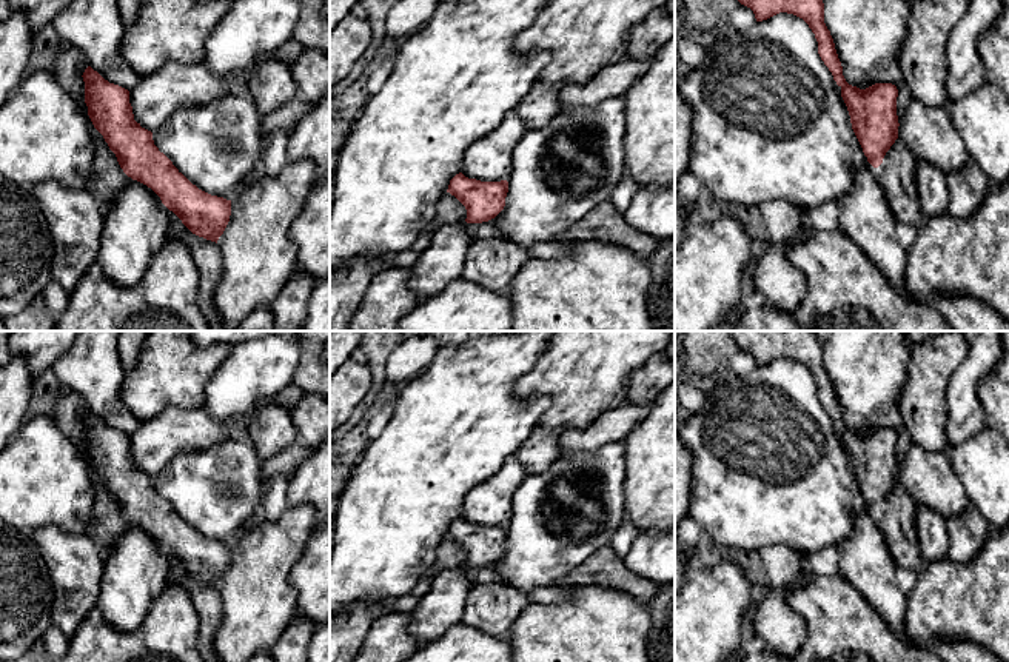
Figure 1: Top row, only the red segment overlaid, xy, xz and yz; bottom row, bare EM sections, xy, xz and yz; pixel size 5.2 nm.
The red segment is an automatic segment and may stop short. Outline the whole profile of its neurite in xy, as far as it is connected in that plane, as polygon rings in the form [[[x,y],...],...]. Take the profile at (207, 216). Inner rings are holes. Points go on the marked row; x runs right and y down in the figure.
[[[65,46],[57,54],[51,72],[57,82],[79,100],[91,123],[96,146],[94,174],[89,185],[91,194],[100,196],[111,203],[119,191],[132,180],[137,180],[160,197],[171,214],[166,240],[183,240],[197,265],[200,274],[197,305],[213,331],[226,331],[214,305],[214,291],[222,277],[222,256],[217,240],[230,222],[231,200],[211,196],[193,185],[173,162],[159,151],[154,145],[153,132],[134,120],[129,91],[105,80],[88,65],[79,49]]]

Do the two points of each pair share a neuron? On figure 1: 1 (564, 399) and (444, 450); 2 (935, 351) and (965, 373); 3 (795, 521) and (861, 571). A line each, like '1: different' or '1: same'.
1: different
2: different
3: different

